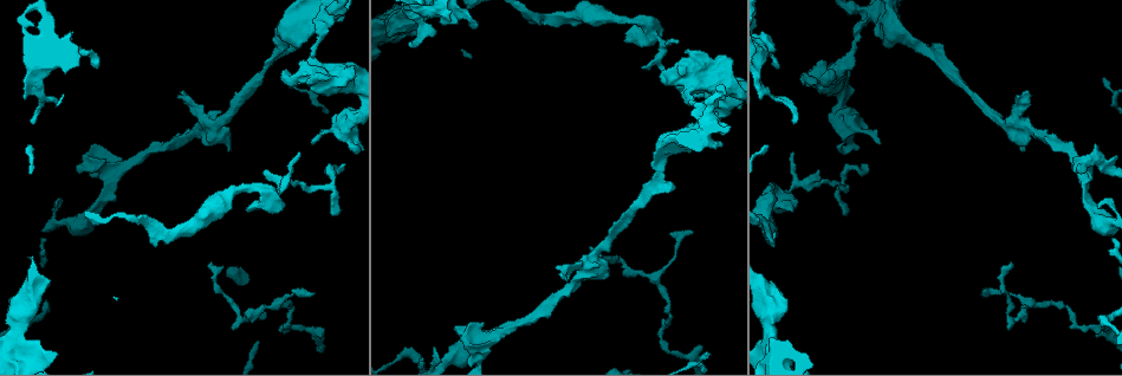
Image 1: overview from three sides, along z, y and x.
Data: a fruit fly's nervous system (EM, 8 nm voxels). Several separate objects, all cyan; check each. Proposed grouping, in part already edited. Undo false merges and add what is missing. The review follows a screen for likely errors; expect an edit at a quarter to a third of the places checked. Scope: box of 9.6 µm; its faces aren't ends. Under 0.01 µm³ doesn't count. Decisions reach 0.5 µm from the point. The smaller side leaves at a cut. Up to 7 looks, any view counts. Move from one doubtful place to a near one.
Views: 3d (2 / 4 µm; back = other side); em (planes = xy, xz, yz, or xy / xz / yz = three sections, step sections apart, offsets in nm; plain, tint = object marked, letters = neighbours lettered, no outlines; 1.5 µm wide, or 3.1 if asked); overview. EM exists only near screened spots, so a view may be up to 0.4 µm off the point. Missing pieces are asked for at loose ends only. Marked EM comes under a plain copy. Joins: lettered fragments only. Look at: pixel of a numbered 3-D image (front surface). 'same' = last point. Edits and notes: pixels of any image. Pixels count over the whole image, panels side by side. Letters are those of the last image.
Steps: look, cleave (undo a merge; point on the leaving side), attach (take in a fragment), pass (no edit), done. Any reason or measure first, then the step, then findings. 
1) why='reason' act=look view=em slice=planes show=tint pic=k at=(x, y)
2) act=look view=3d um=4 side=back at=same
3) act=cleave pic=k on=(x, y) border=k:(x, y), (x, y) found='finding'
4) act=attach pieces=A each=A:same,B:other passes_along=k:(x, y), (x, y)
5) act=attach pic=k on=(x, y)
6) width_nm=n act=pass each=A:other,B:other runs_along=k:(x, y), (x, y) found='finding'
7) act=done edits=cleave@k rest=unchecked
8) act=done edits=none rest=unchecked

why='free end' act=look view=3d um=4 pic=1 at=(264, 171)

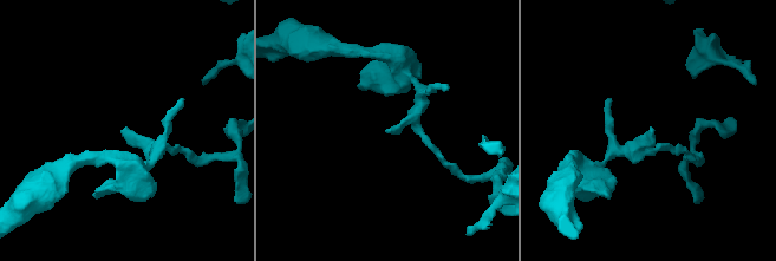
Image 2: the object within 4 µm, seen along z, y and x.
act=look view=em slice=planes show=letters pic=2 at=(124, 128)

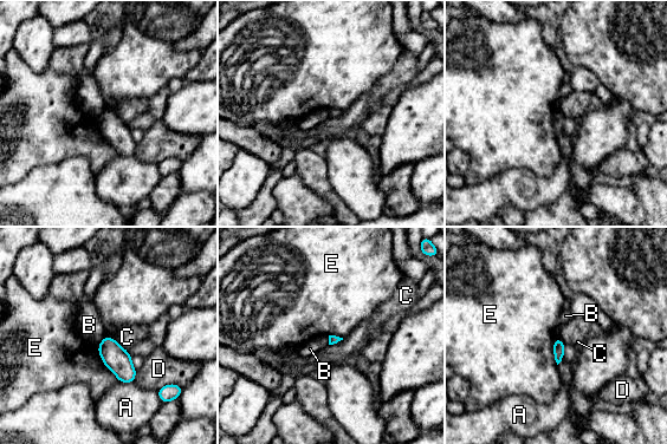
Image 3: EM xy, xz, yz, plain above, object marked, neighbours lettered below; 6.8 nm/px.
act=pass each=A:other,B:other,C:other,D:other,E:other border=3:(107, 335), (97, 345) found='no lettered fragment goes on from it'

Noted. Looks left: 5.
why='abrupt turn' act=look view=em slice=planes show=tint pic=1 at=(240, 318)

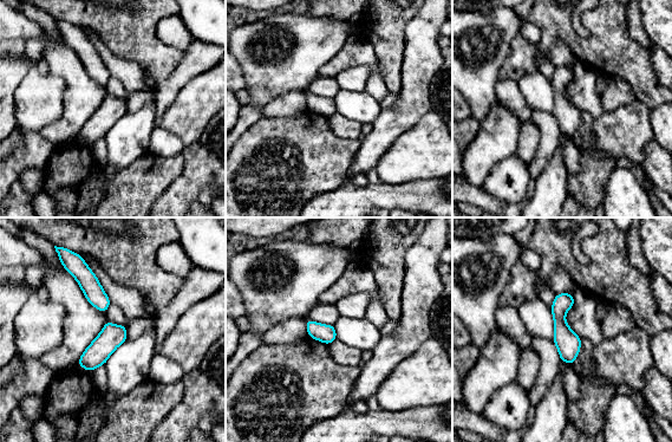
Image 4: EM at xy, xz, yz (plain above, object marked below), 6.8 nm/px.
why='see the neighbours' act=look view=em slice=planes show=letters at=same

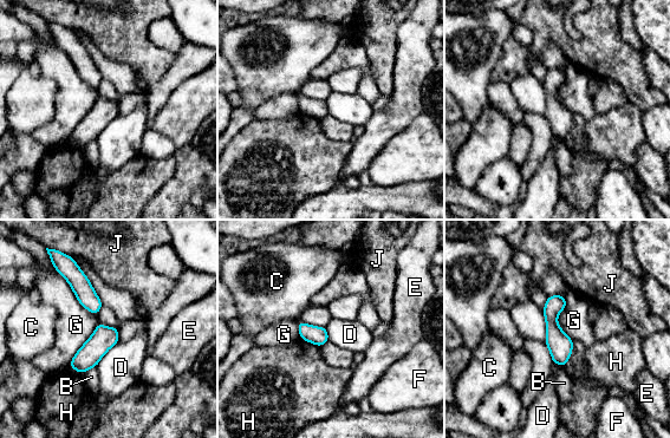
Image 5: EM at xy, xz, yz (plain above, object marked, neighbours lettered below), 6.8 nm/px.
act=pass each=B:other,C:other,D:other,E:other,F:other,G:other,H:other,J:other border=5:(54, 268), (76, 299), (97, 315) found='one cell here'

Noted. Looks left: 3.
why='free end' act=look view=em slice=yz step=4 show=letters pic=1 at=(778, 68)

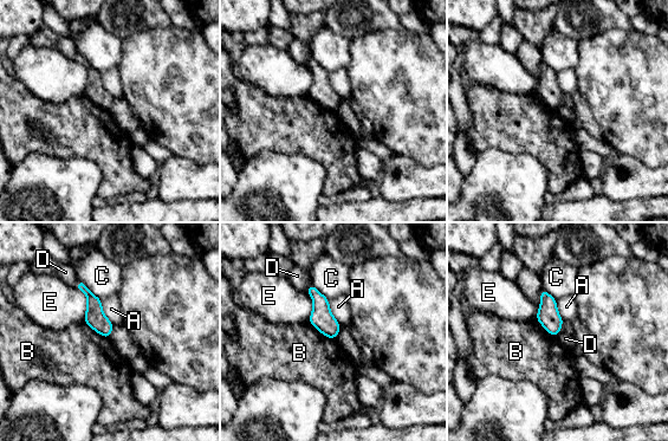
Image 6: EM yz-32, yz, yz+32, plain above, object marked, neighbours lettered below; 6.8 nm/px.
act=pass each=A:other,B:other,C:other,D:other,E:other runs_along=6:(79, 284), (106, 334) found='no lettered fragment goes on from it'

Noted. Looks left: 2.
act=done edits=none rest=unchecked

